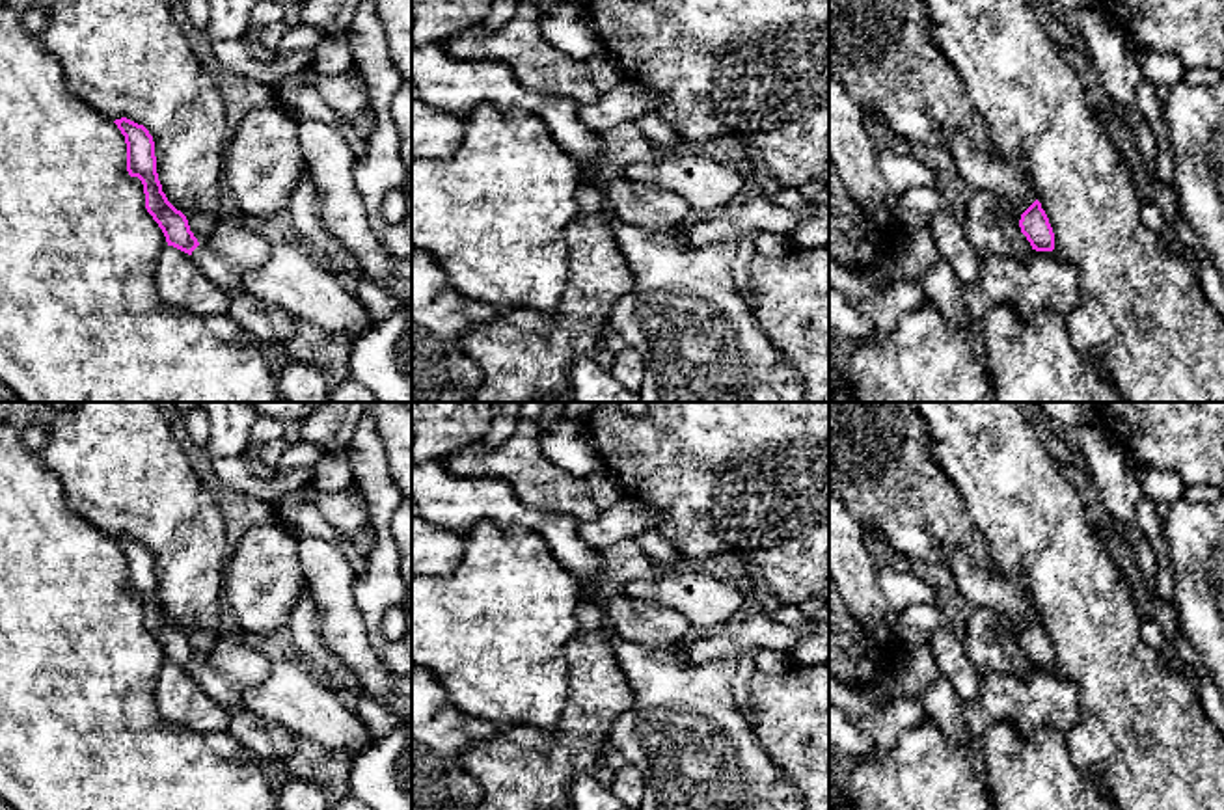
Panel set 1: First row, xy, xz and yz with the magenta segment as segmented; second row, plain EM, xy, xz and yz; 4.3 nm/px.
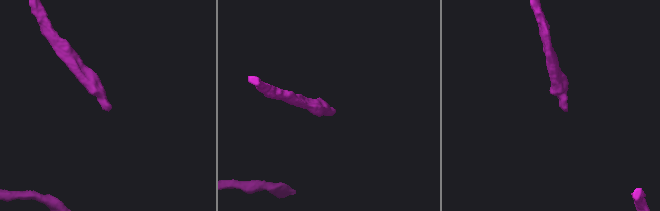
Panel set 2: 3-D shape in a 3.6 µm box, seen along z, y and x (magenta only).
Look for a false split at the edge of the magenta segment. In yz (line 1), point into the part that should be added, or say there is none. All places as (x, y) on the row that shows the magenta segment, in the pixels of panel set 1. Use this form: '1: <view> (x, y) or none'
1: none

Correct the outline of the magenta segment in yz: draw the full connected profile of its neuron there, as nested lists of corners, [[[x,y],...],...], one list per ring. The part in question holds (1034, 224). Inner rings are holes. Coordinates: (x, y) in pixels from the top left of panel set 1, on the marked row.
[[[1036,199],[1019,220],[1021,233],[1036,251],[1054,250],[1054,233],[1041,203]]]

